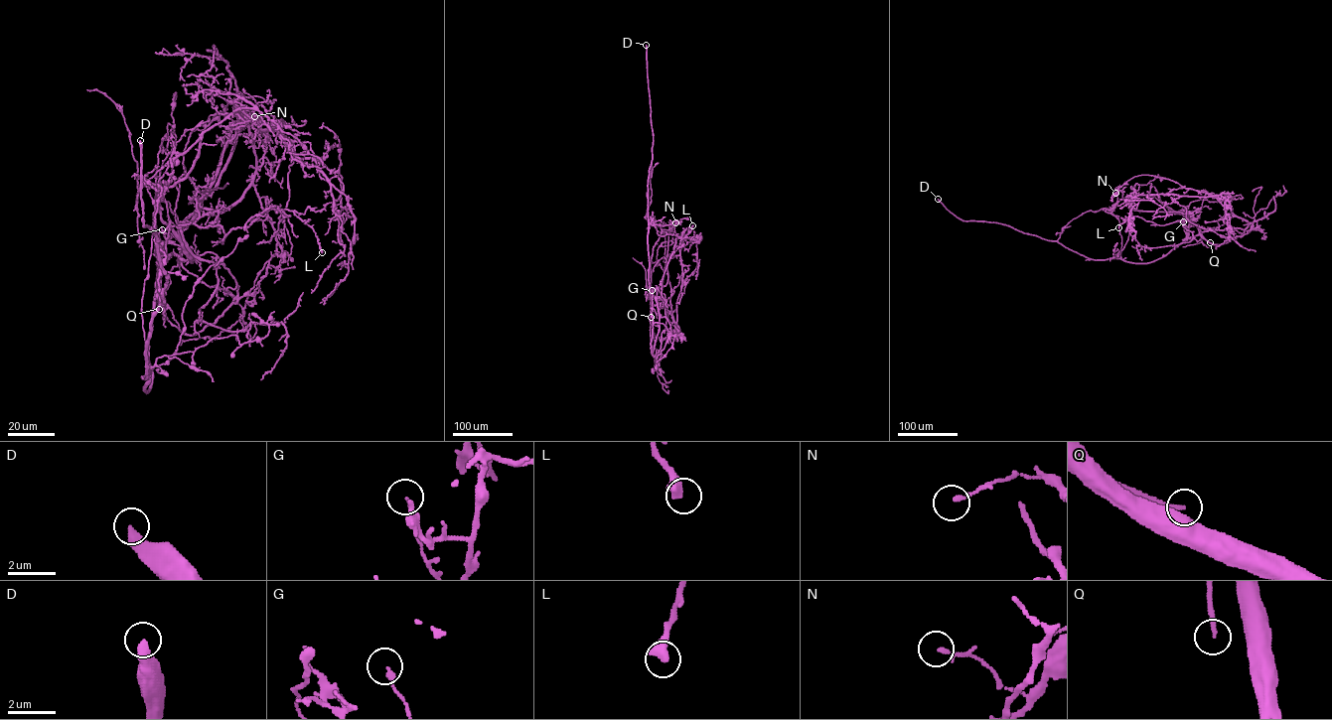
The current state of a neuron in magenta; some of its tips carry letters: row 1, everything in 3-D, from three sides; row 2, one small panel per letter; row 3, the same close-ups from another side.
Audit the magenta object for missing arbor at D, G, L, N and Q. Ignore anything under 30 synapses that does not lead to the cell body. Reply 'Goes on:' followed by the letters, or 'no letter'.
Goes on: D, Q

